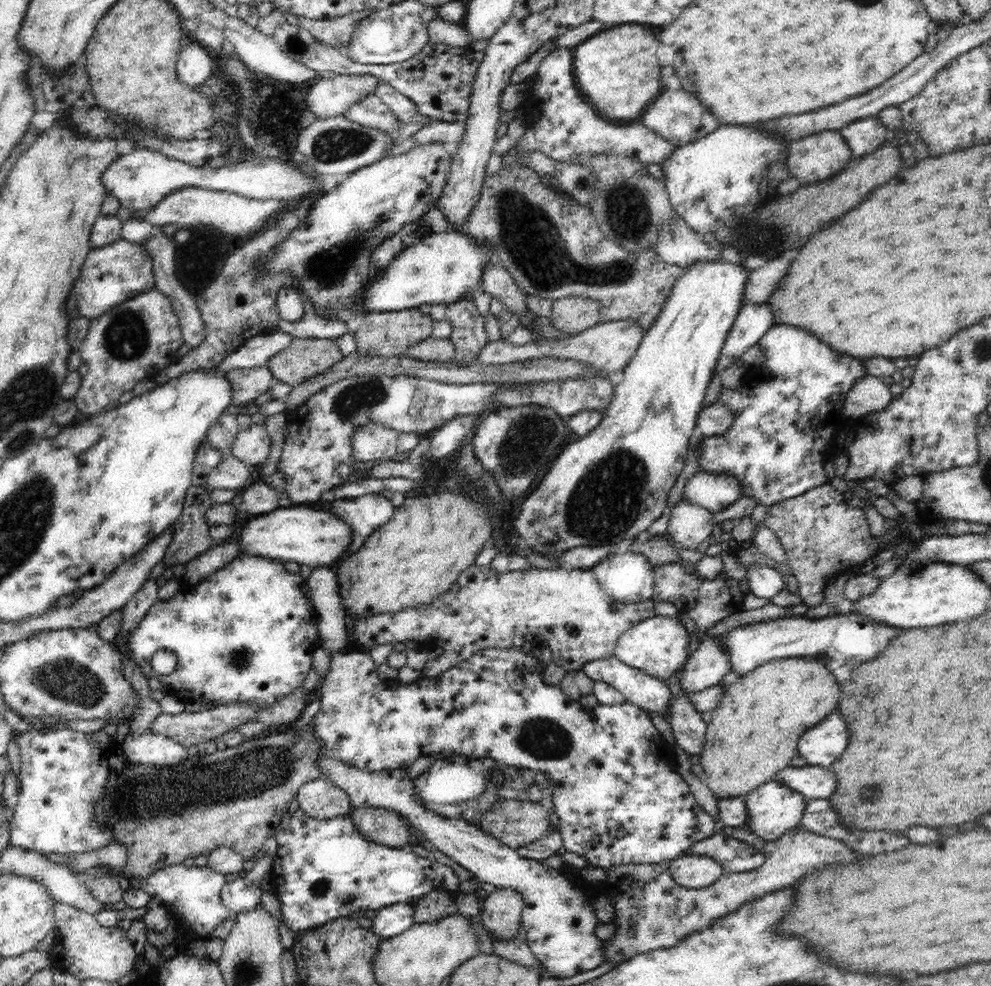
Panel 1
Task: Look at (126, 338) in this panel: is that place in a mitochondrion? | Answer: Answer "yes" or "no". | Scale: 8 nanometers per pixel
yes

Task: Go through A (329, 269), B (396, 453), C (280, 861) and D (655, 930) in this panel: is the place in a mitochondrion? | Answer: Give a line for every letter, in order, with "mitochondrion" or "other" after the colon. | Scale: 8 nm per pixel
A: mitochondrion
B: other
C: other
D: mitochondrion

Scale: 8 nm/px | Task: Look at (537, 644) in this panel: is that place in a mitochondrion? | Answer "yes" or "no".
no

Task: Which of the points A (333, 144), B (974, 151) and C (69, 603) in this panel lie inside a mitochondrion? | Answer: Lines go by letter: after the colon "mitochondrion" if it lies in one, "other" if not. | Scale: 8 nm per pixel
A: mitochondrion
B: other
C: other

